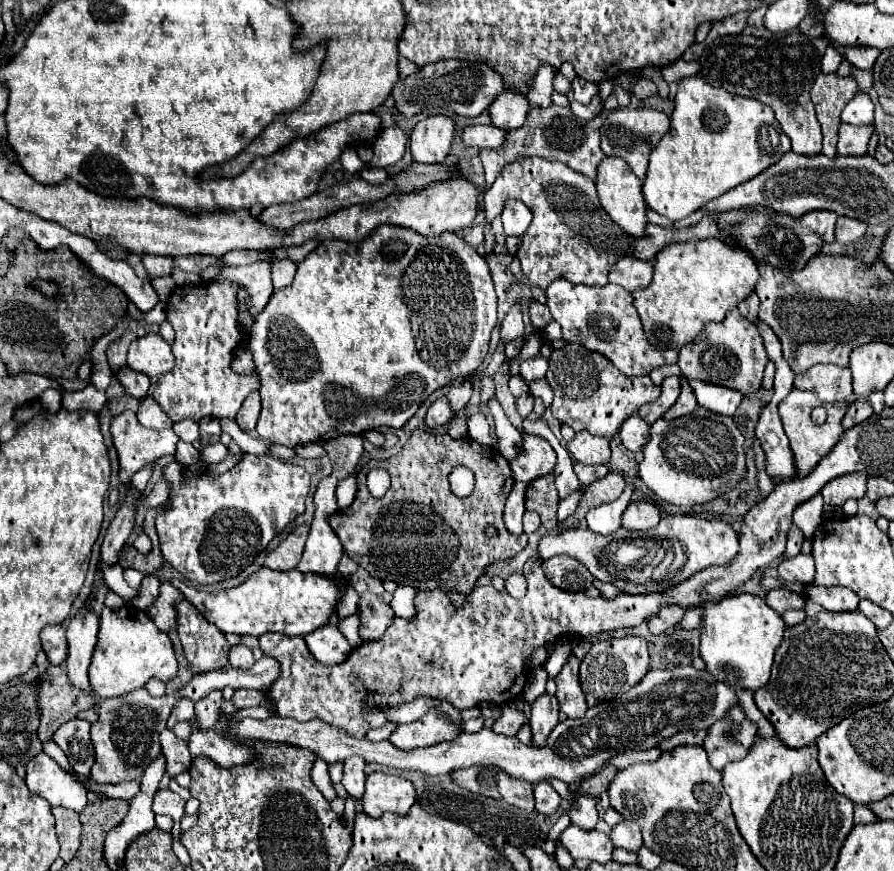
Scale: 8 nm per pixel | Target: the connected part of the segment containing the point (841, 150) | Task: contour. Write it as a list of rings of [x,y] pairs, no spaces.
[[[841,123],[837,155],[863,155],[863,153],[867,153],[871,135],[873,135],[873,127],[865,127],[865,125],[857,127],[857,125],[849,125],[849,123]]]

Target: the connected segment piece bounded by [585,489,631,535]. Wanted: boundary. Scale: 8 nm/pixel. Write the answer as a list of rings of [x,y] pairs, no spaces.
[[[625,489],[623,495],[617,501],[609,503],[609,505],[599,505],[599,507],[591,509],[587,513],[587,517],[585,517],[587,527],[591,531],[595,531],[595,533],[601,533],[601,535],[617,531],[621,527],[621,517],[623,517],[629,501],[631,501],[631,489],[629,489],[629,493]]]

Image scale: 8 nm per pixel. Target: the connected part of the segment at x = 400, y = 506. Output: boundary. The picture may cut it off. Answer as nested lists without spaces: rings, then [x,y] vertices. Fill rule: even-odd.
[[[415,431],[415,433],[411,435],[411,439],[403,445],[403,449],[401,449],[399,455],[395,455],[395,457],[391,457],[391,459],[385,459],[385,461],[373,461],[373,459],[371,459],[367,465],[363,465],[363,469],[357,473],[357,497],[355,497],[355,501],[353,501],[351,507],[347,507],[345,511],[335,511],[333,515],[329,515],[329,525],[331,525],[331,529],[335,531],[335,535],[341,539],[345,553],[347,553],[359,567],[363,567],[371,577],[379,577],[381,581],[391,579],[391,581],[395,581],[395,583],[399,583],[399,585],[411,585],[411,587],[415,587],[417,591],[431,591],[431,589],[441,587],[441,589],[457,589],[457,591],[461,591],[463,595],[469,595],[469,593],[473,591],[473,587],[475,587],[475,581],[483,575],[483,571],[485,571],[485,567],[487,567],[489,563],[505,561],[505,559],[509,559],[509,557],[515,557],[515,555],[517,555],[521,549],[525,549],[525,545],[527,545],[527,535],[525,535],[525,533],[521,533],[521,535],[511,535],[511,533],[505,529],[505,525],[503,525],[503,507],[505,507],[505,501],[507,501],[507,497],[509,497],[511,491],[513,491],[513,477],[511,477],[509,463],[507,463],[507,459],[505,459],[501,453],[497,453],[495,449],[485,447],[485,445],[479,445],[479,443],[475,443],[475,441],[471,441],[471,439],[453,439],[453,437],[449,437],[449,435],[431,435],[431,433],[425,433],[425,431]],[[457,465],[463,465],[463,467],[471,469],[473,475],[475,475],[475,489],[473,489],[473,493],[471,493],[469,497],[457,497],[457,495],[451,491],[449,473],[451,473]],[[373,467],[381,467],[381,469],[385,469],[385,471],[391,475],[391,487],[389,487],[389,491],[387,491],[381,499],[371,497],[369,491],[367,491],[367,487],[365,487],[365,477],[367,477],[369,469],[373,469]],[[487,525],[497,527],[497,531],[499,531],[499,537],[497,537],[497,539],[487,539],[487,537],[485,537],[483,531],[485,531]]]

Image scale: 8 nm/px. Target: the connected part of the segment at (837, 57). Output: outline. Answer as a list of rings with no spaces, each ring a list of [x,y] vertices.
[[[827,47],[825,49],[825,55],[823,55],[823,65],[821,65],[821,71],[823,73],[835,73],[839,69],[843,61],[843,55],[835,49],[835,47]]]

